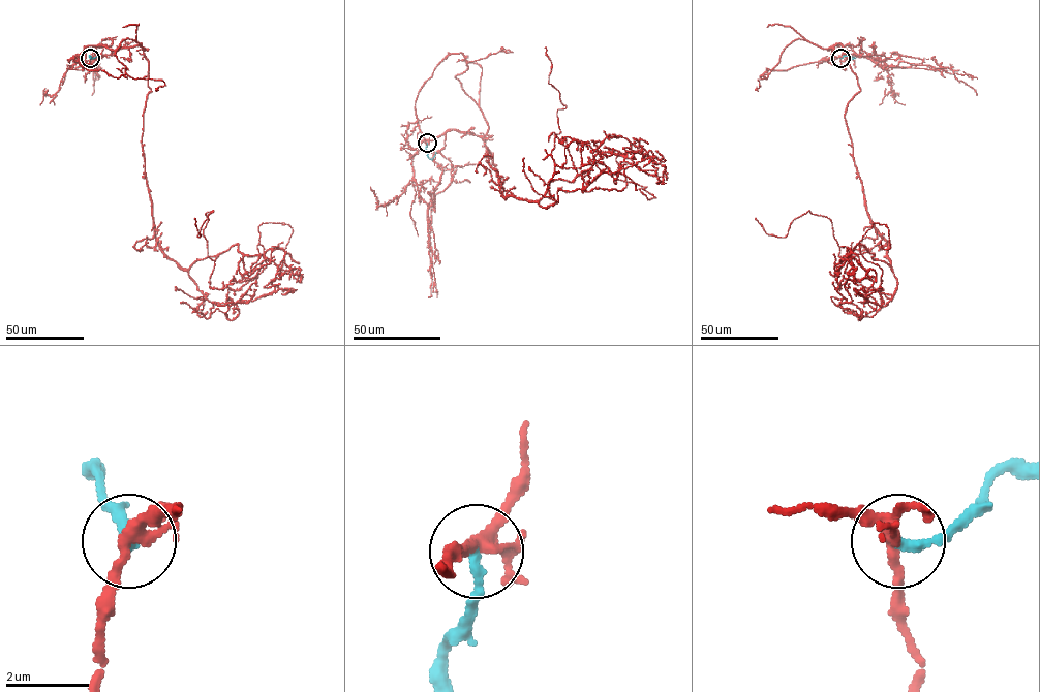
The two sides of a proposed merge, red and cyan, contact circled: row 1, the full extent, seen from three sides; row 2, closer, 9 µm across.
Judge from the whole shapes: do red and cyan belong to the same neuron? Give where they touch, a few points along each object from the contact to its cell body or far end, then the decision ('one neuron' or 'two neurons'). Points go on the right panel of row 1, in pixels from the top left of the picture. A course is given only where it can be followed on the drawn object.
place (840, 58); course red (839, 58), (760, 75), (794, 40), (842, 45), (891, 269), (843, 260), (809, 211), (784, 238), (755, 218); course cyan (839, 58), (855, 58), (849, 55); two neurons

